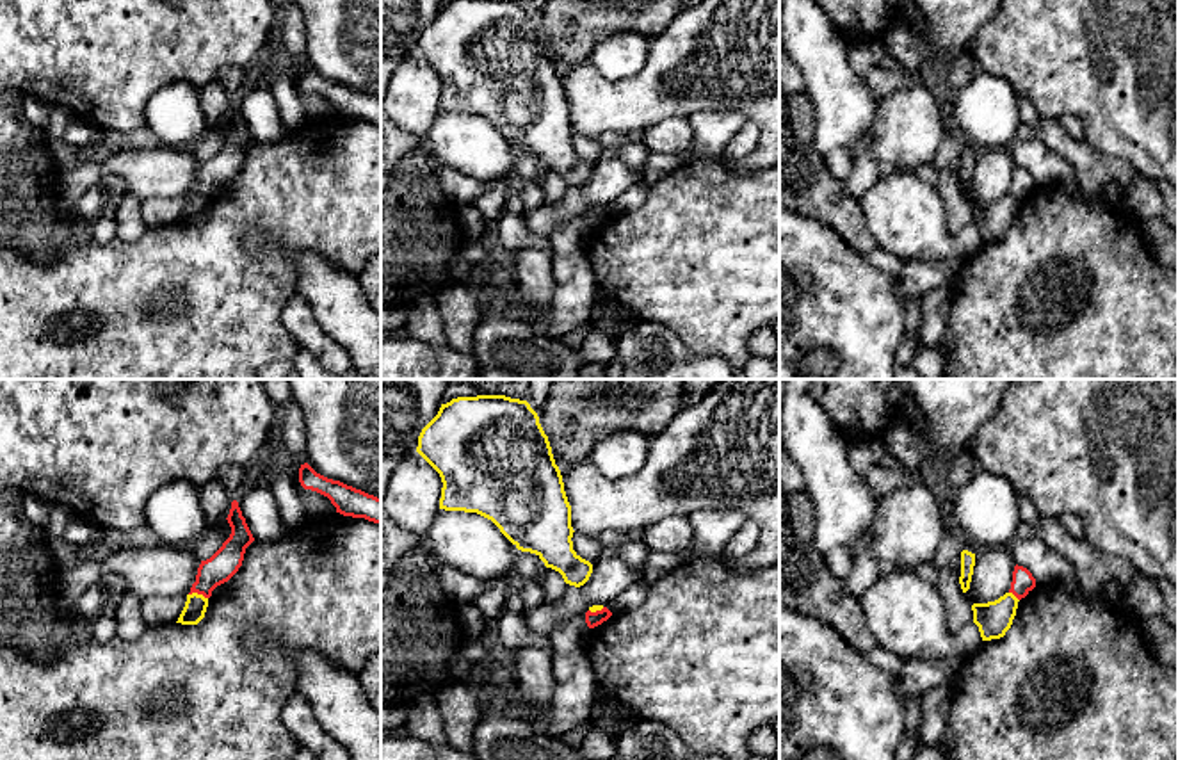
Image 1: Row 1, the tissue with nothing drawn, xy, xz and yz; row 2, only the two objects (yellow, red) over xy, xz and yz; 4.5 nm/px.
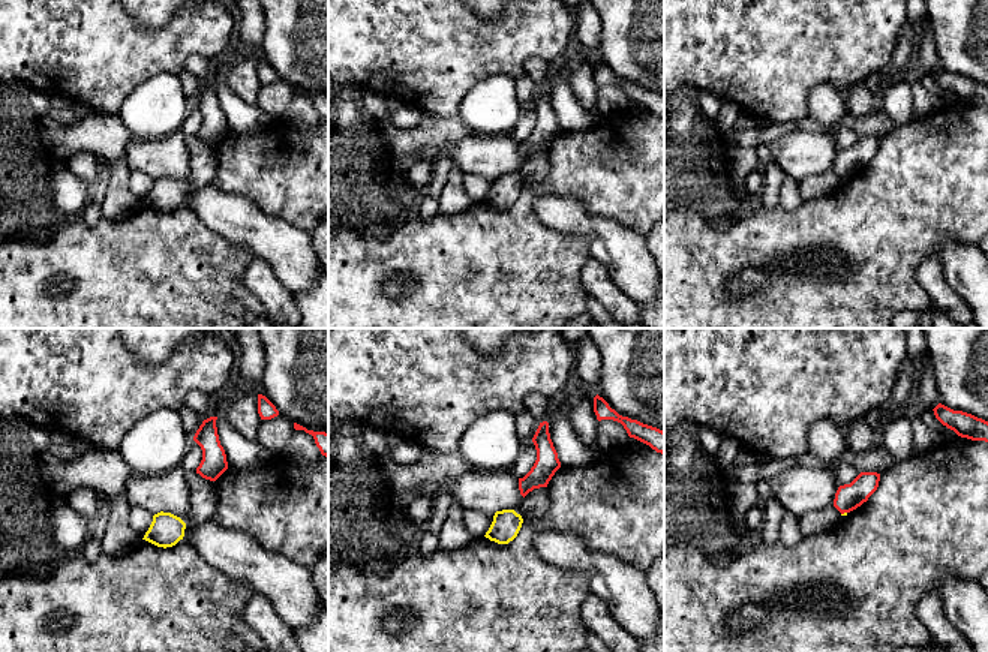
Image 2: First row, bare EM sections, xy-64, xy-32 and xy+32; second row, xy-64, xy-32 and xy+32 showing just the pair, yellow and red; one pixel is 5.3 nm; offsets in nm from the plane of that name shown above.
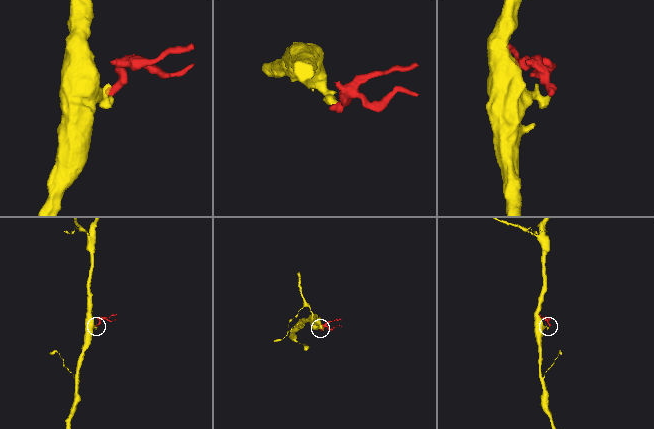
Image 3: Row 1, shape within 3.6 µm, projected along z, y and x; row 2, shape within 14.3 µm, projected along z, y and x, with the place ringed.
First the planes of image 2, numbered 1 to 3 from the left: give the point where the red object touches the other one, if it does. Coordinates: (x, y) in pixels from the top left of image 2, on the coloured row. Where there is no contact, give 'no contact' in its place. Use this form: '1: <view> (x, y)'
1: no contact
2: no contact
3: xy+32 (844, 513)

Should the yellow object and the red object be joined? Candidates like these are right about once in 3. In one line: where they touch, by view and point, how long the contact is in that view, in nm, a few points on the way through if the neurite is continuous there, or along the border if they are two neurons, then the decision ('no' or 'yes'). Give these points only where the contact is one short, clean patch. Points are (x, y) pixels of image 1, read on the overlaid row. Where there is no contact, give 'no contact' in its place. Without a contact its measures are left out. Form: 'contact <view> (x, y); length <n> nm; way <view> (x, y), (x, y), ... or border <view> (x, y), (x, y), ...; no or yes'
contact xy (196, 593); length 90 nm; border xy (189, 593), (200, 593), (207, 598); no

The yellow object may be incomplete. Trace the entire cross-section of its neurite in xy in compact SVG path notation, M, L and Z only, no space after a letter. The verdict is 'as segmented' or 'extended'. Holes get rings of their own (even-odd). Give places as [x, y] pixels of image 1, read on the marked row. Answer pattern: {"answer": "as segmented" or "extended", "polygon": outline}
{"answer": "as segmented", "polygon": "M198 593L187 594L185 607L176 623L198 625L205 618L206 607L208 598L205 598L203 594Z"}

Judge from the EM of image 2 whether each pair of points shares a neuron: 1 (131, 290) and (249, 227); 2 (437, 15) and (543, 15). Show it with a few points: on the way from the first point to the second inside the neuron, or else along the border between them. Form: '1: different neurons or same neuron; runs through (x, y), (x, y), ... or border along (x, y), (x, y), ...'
1: different neurons; border along (198, 218), (228, 240), (243, 245), (254, 255)
2: same neuron; runs through (464, 30), (516, 30)

